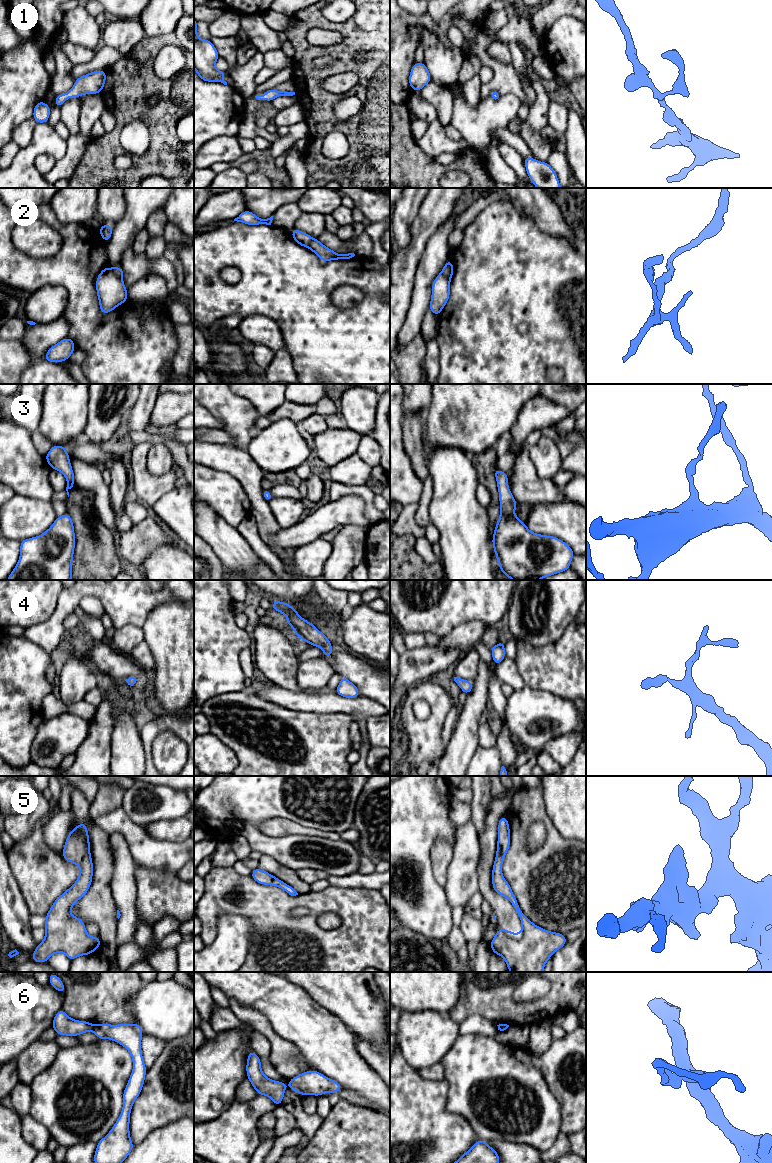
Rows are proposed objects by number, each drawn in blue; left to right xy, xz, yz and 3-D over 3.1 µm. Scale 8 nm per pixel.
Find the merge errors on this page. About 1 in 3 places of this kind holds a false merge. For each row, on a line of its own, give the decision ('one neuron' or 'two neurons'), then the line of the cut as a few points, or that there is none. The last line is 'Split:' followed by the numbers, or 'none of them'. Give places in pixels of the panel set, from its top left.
1: one neuron | no cut
2: two neurons | xy (110, 268), (121, 279)
3: one neuron | no cut
4: one neuron | no cut
5: one neuron | no cut
6: two neurons | xy (94, 1025), (92, 1030)
Split: 2, 6

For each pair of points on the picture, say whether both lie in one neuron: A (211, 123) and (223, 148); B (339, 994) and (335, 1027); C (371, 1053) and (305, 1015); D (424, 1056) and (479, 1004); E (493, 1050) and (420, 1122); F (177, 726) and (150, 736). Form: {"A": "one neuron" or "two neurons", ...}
{"A": "two neurons", "B": "two neurons", "C": "two neurons", "D": "two neurons", "E": "two neurons", "F": "one neuron"}

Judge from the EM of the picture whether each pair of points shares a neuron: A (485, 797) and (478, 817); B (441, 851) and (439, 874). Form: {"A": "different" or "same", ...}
{"A": "same", "B": "same"}

